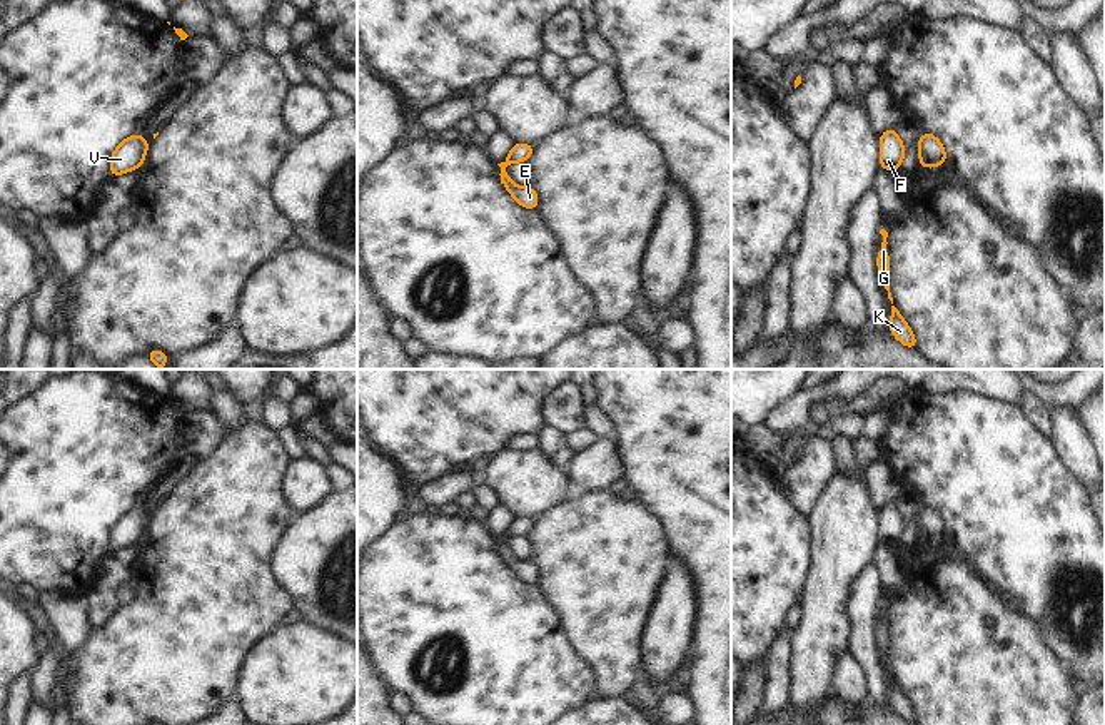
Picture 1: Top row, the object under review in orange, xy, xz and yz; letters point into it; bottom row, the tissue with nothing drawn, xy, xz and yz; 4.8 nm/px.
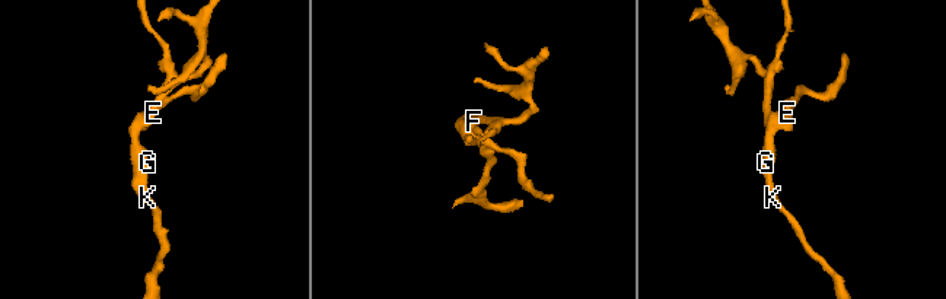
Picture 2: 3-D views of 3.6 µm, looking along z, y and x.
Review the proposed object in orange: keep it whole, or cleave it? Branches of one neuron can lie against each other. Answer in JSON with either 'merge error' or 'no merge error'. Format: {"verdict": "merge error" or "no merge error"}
{"verdict": "no merge error"}

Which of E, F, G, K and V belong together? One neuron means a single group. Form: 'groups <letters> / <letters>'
groups E F G K V

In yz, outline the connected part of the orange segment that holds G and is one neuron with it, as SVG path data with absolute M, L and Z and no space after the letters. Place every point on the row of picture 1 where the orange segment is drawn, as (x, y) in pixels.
M881 229L880 234L883 236L883 242L881 242L881 249L878 251L878 256L876 256L876 267L880 271L880 276L885 279L885 289L888 291L888 299L893 304L893 297L890 292L890 256L888 256L888 249L886 249L888 232L885 229Z

